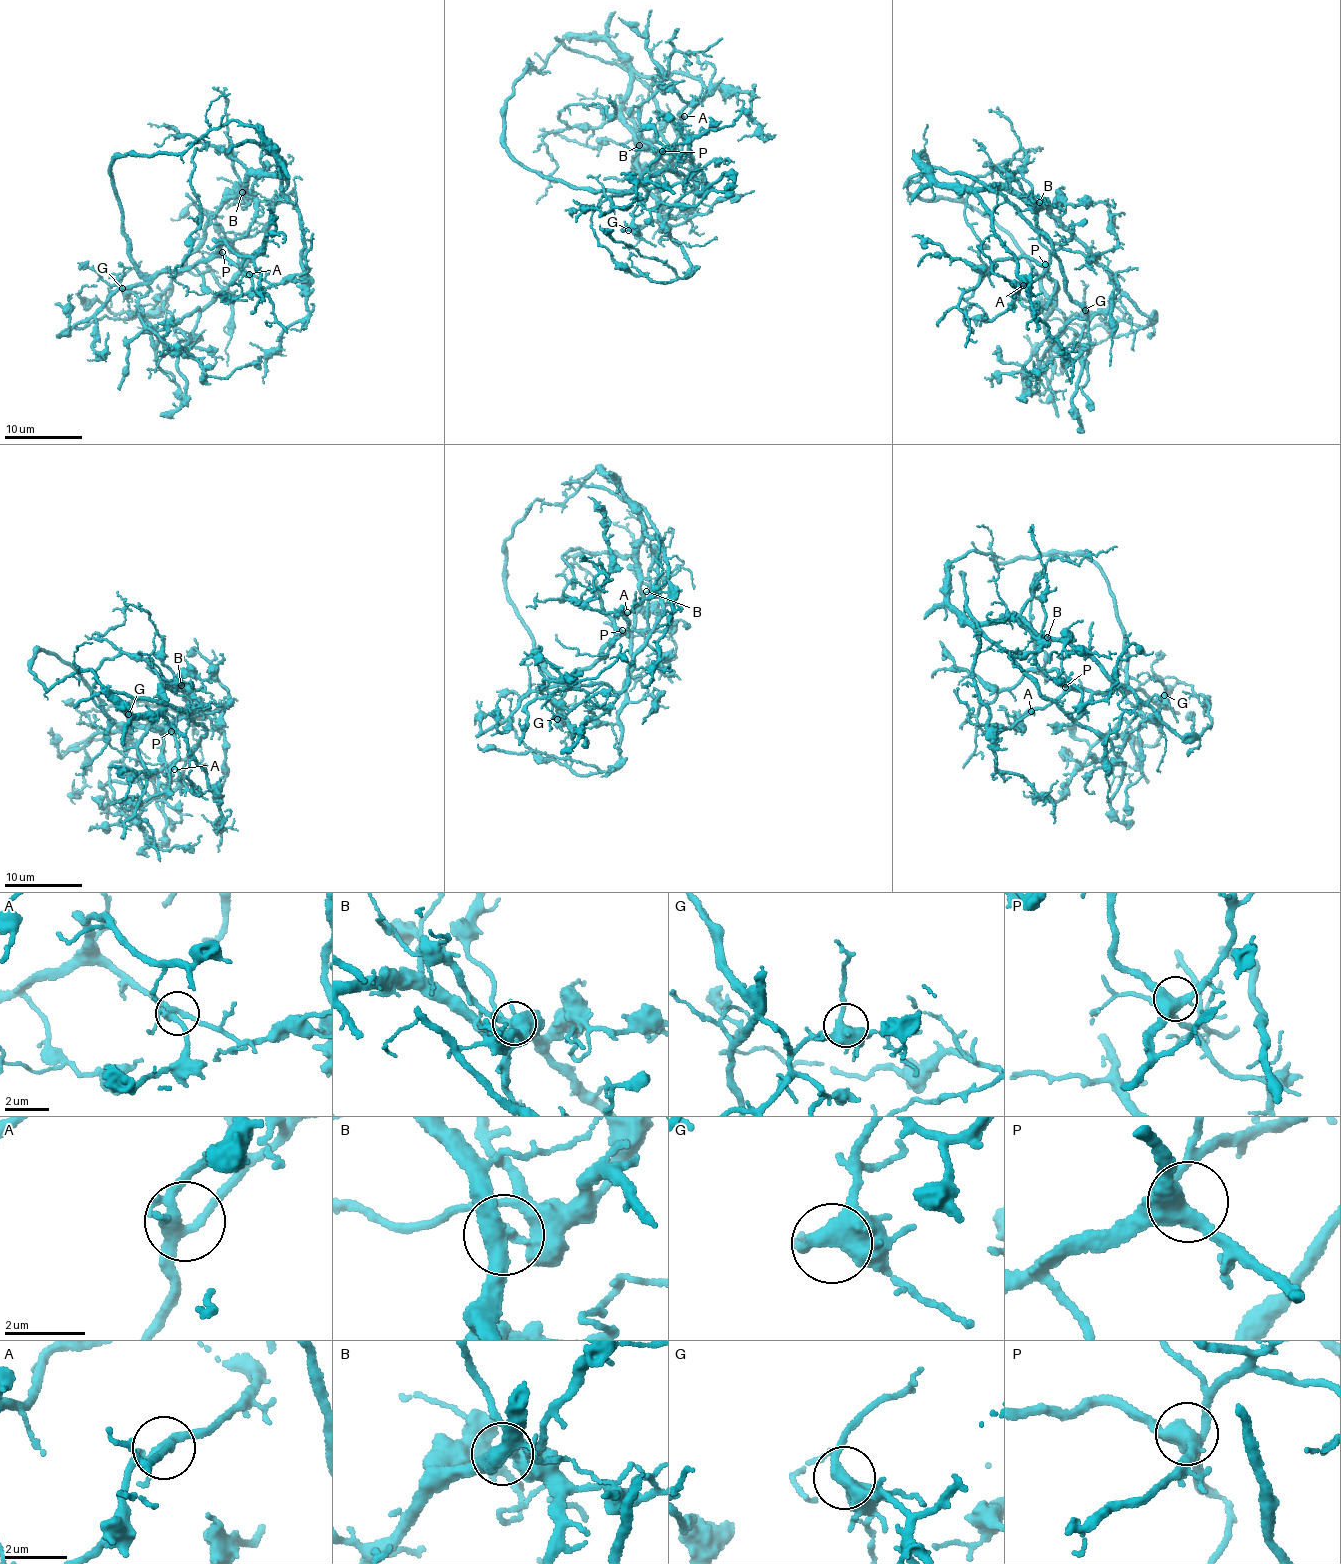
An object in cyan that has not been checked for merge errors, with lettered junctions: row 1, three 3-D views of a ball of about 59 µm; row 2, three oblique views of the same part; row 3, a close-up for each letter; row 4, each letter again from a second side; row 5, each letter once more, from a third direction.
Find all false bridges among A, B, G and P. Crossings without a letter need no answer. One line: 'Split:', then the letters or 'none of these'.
Split: B

